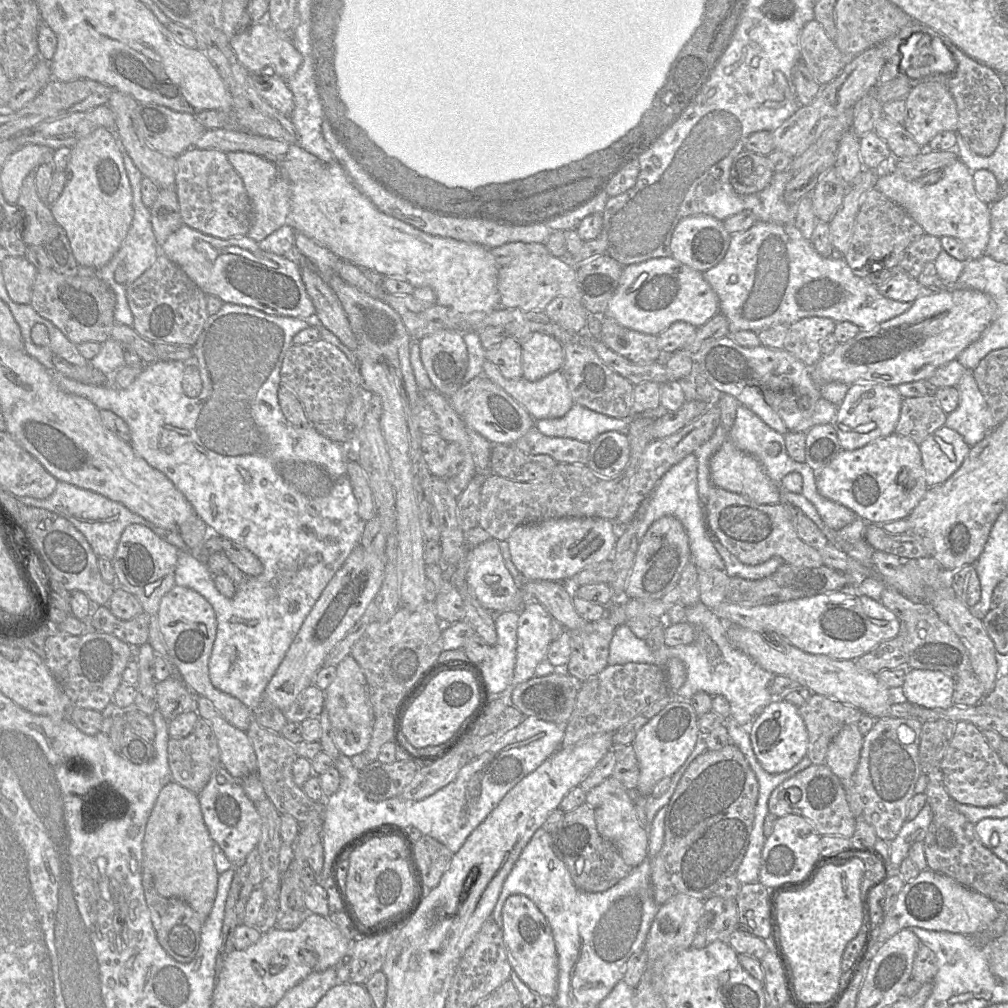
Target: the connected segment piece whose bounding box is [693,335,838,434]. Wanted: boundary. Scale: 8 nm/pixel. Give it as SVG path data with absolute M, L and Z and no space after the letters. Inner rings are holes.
M727 335L705 344L693 358L699 371L719 393L734 396L740 404L781 434L807 432L814 425L833 424L835 421L838 407L822 396L820 386L811 377L811 368L783 348L769 348L761 344L752 348L744 347Z

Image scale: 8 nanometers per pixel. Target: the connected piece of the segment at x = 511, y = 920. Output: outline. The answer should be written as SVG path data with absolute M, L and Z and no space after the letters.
M526 896L507 898L502 909L502 937L512 970L535 993L551 1002L558 988L558 957L551 928L545 916Z

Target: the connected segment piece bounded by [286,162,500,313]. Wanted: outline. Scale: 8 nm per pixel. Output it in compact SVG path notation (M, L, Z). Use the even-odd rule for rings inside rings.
M336 162L325 165L322 171L322 176L319 180L315 180L315 182L293 183L288 178L286 178L286 180L289 183L291 194L291 209L289 213L288 225L293 228L294 232L302 233L308 238L328 248L340 259L352 263L365 271L375 272L379 275L382 275L383 277L394 277L406 280L415 288L423 286L431 287L437 297L436 304L439 304L441 306L452 308L460 313L491 312L499 308L499 293L497 281L498 271L500 267L497 265L495 258L493 257L489 249L478 244L466 243L451 238L432 236L396 218L387 216L386 214L379 211L373 205L373 203L360 192L357 186L350 180L345 170Z

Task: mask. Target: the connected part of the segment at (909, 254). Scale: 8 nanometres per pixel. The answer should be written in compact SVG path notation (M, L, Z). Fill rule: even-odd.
M927 233L923 234L905 249L897 268L891 270L901 270L917 279L922 273L924 265L934 262L943 250L940 238Z

